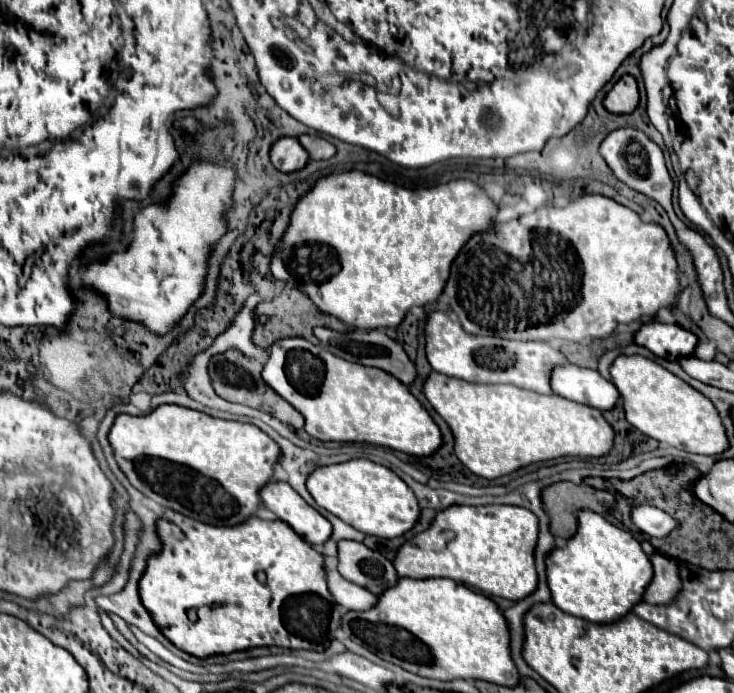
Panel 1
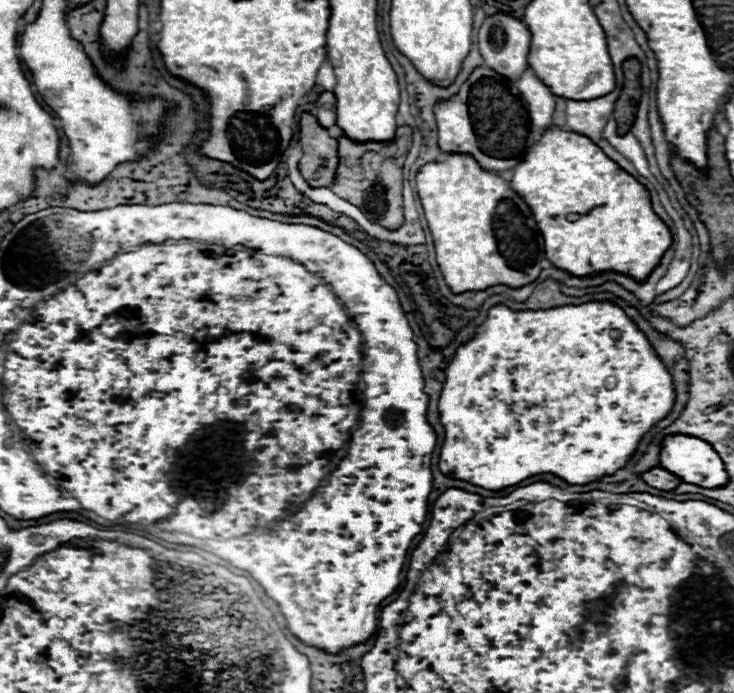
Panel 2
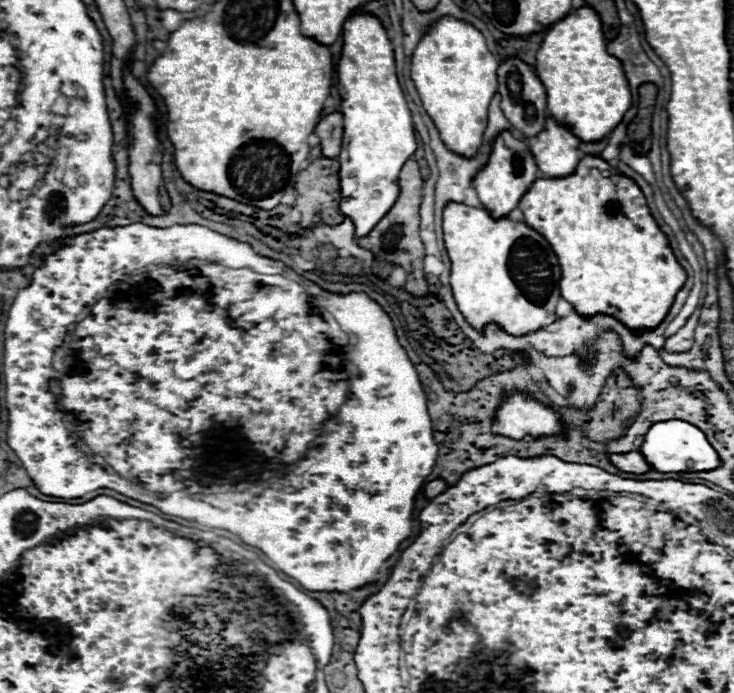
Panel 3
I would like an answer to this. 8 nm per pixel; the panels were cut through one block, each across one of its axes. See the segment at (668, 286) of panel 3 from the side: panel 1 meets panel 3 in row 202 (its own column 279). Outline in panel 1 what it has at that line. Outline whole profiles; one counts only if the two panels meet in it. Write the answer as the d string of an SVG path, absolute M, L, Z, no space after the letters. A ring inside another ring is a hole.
M166 510L158 520L158 534L164 548L158 556L148 560L140 580L140 598L152 612L158 628L162 628L162 634L180 650L196 658L208 658L258 646L302 648L314 652L324 652L330 646L334 630L340 626L340 612L326 586L324 556L302 536L296 536L282 520L270 522L252 516L236 528L222 528Z

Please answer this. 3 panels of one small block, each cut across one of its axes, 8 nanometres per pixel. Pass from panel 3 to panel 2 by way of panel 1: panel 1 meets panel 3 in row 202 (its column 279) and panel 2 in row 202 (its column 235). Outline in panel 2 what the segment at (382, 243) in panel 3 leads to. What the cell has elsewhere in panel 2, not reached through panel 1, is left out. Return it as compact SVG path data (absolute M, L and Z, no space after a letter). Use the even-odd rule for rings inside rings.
M398 126L396 136L390 142L352 142L348 136L340 134L338 140L338 168L336 178L328 186L340 198L358 206L370 222L376 222L384 228L400 228L402 218L402 166L406 152L412 146L412 128Z

